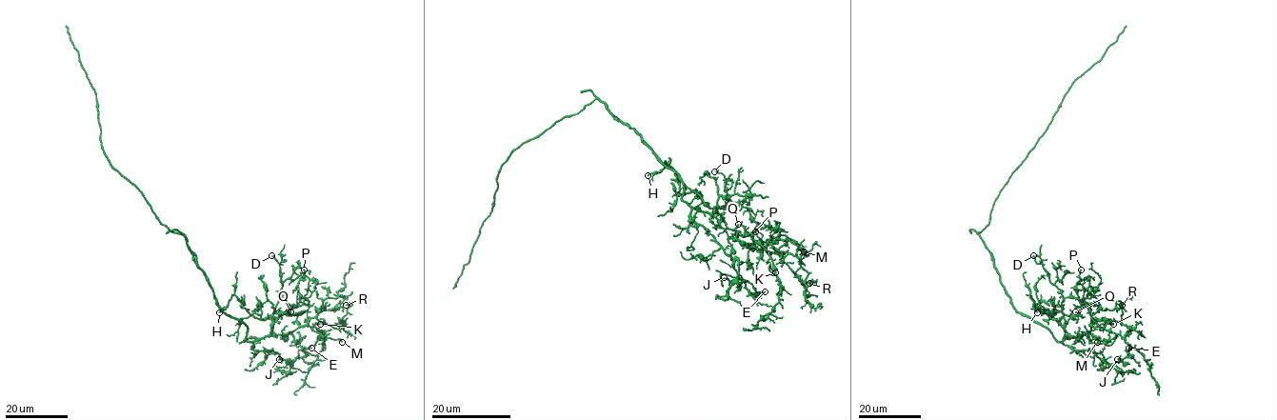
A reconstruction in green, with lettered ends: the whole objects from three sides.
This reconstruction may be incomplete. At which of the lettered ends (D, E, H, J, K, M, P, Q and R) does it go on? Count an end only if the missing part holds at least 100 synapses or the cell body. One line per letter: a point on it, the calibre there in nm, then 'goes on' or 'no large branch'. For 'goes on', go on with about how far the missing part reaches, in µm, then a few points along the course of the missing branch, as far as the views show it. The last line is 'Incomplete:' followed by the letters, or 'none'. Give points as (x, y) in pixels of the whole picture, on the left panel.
D: at (271, 255); 150 nm thick; no large branch
E: at (311, 348); 120 nm thick; no large branch
H: at (219, 312); 170 nm thick; no large branch
J: at (279, 359); 280 nm thick; no large branch
K: at (320, 324); 170 nm thick; no large branch
M: at (342, 342); 110 nm thick; no large branch
P: at (304, 270); 160 nm thick; no large branch
Q: at (290, 311); 160 nm thick; no large branch
R: at (346, 305); 220 nm thick; no large branch
Incomplete: none

